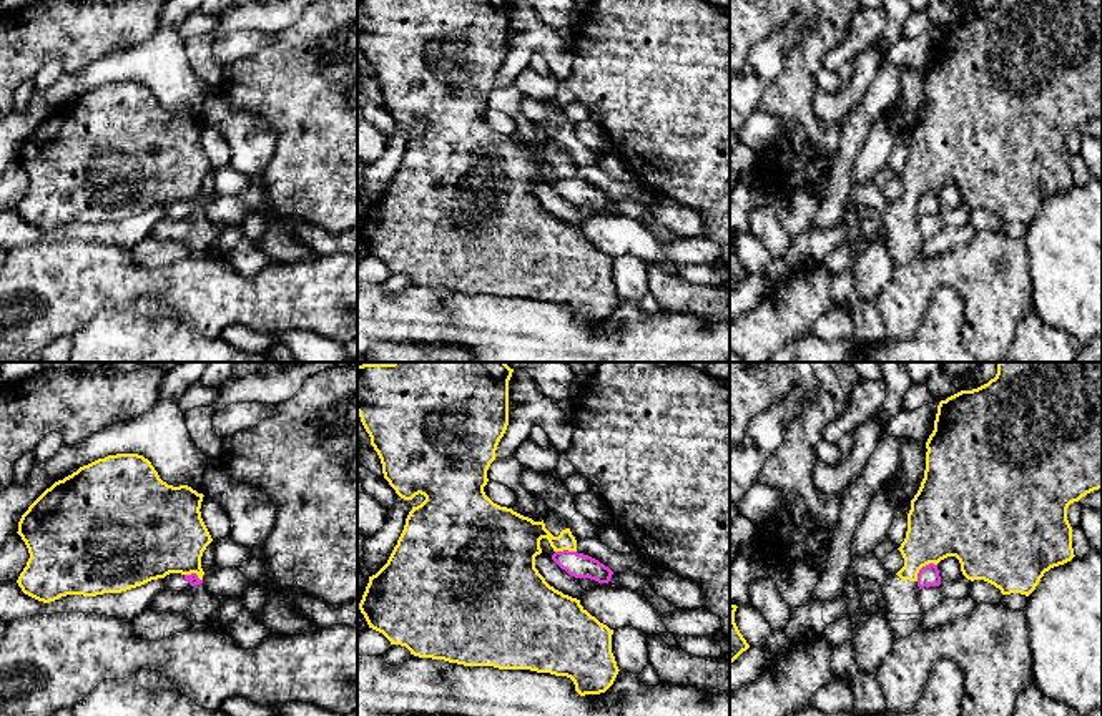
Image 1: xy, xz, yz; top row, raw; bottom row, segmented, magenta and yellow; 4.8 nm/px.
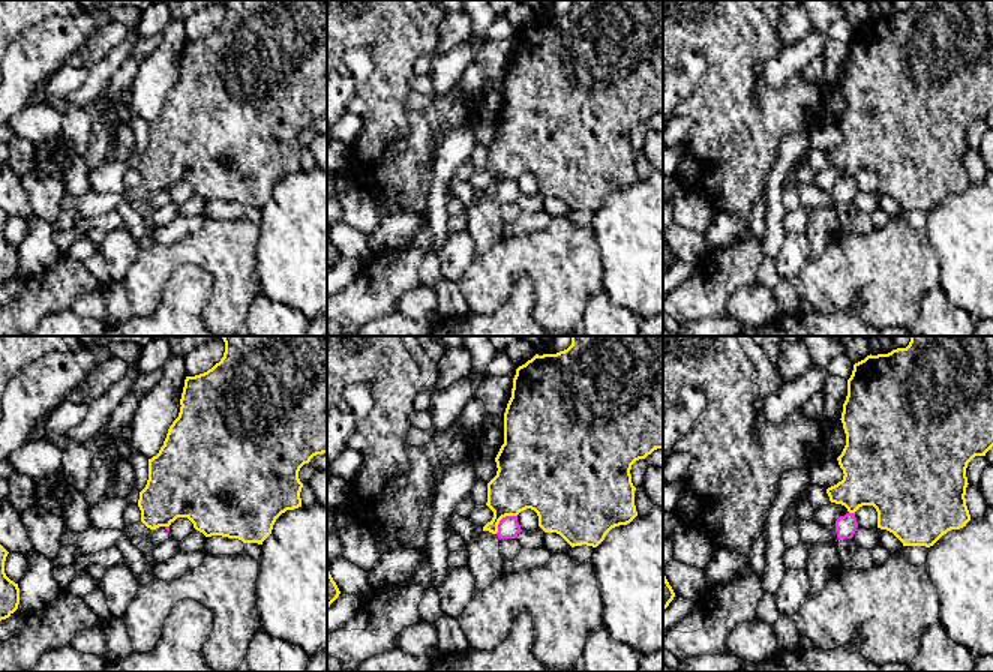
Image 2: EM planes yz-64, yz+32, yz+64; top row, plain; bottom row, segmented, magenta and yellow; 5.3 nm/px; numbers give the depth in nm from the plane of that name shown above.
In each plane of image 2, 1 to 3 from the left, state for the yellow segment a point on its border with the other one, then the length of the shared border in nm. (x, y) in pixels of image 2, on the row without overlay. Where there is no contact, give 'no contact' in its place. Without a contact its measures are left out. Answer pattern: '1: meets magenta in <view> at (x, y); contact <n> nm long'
1: meets magenta in yz-64 at (167, 191); contact 30 nm long
2: meets magenta in yz+32 at (501, 183); contact 160 nm long
3: meets magenta in yz+64 at (852, 177); contact 30 nm long

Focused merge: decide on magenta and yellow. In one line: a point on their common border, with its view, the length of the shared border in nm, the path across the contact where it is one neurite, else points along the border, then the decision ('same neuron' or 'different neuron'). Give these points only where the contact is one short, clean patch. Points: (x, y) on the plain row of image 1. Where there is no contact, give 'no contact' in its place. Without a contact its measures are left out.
meets magenta in yz at (923, 195); contact 130 nm long; border along yz (936, 191), (926, 191), (916, 208); different neuron

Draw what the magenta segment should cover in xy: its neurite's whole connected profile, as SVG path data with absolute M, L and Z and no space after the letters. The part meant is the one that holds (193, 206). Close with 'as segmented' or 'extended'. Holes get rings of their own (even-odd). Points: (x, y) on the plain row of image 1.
M170 201L165 204L165 219L184 219L199 211L203 211L203 208L199 208L196 201Z | extended

